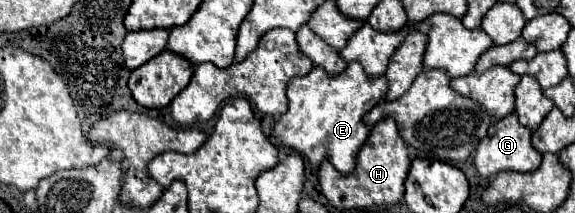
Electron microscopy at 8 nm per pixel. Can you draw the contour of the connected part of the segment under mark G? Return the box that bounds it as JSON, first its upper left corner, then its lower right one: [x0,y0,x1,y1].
[475,114,541,178]

